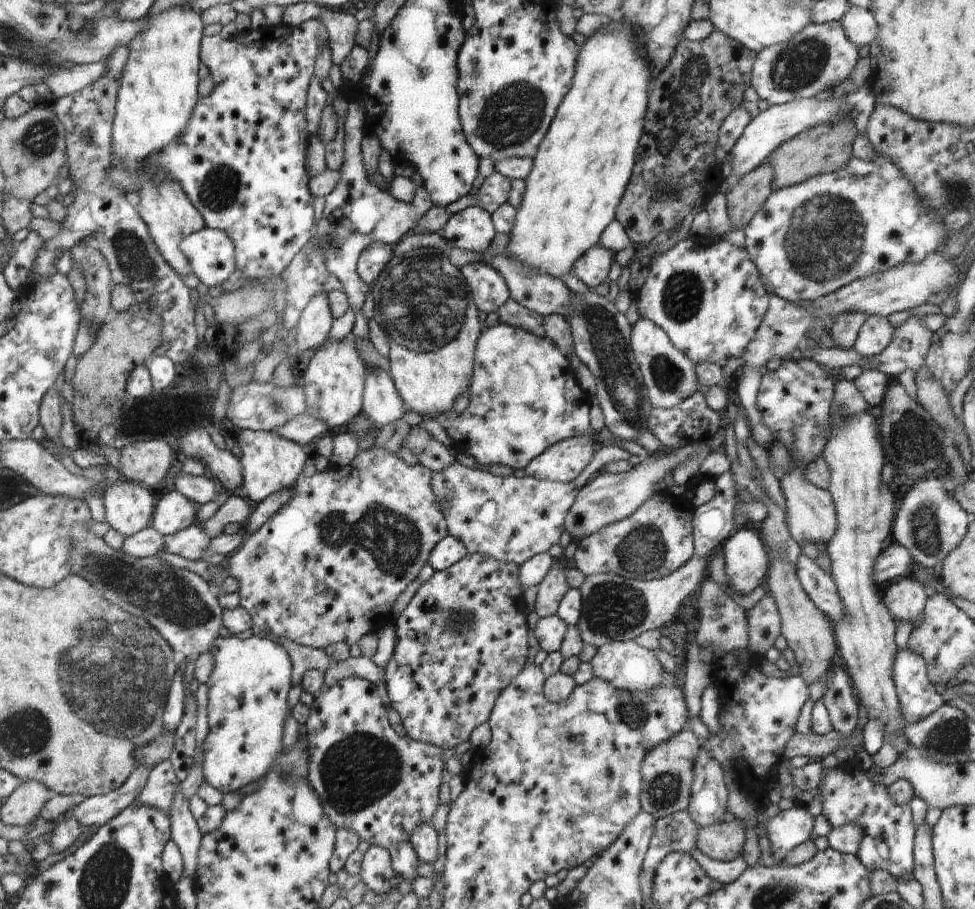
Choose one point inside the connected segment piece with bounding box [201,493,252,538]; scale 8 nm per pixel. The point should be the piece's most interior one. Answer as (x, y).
(236, 509)

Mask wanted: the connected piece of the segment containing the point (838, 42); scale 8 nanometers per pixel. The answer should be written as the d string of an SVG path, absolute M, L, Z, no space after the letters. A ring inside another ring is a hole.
M840 21L810 23L790 41L772 45L758 53L754 65L753 87L759 100L769 105L784 104L796 99L812 98L822 90L830 91L850 76L858 60L858 48L845 33Z

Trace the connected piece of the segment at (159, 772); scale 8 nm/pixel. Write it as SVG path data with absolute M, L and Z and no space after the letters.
M169 760L159 762L151 768L147 785L136 801L156 807L169 816L174 791L180 782Z

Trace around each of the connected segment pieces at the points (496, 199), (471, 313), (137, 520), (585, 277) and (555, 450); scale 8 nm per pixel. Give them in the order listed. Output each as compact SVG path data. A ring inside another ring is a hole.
M495 170L472 195L474 206L489 211L492 215L509 200L511 182L509 178Z
M422 247L401 255L394 255L381 275L370 285L374 298L374 319L388 337L389 374L410 410L421 416L435 415L450 410L456 396L462 394L472 383L472 362L476 340L480 336L478 310L472 298L469 284L449 264L446 252L437 248Z
M123 479L106 488L102 497L106 522L125 537L145 529L156 512L148 489Z
M594 247L575 263L573 272L592 290L608 278L608 270L610 270L610 266L613 266L612 258L614 258L612 250L610 250L610 260L608 260L606 247Z
M570 437L546 449L542 458L534 457L525 471L528 477L538 480L569 483L577 478L594 456L594 437Z

